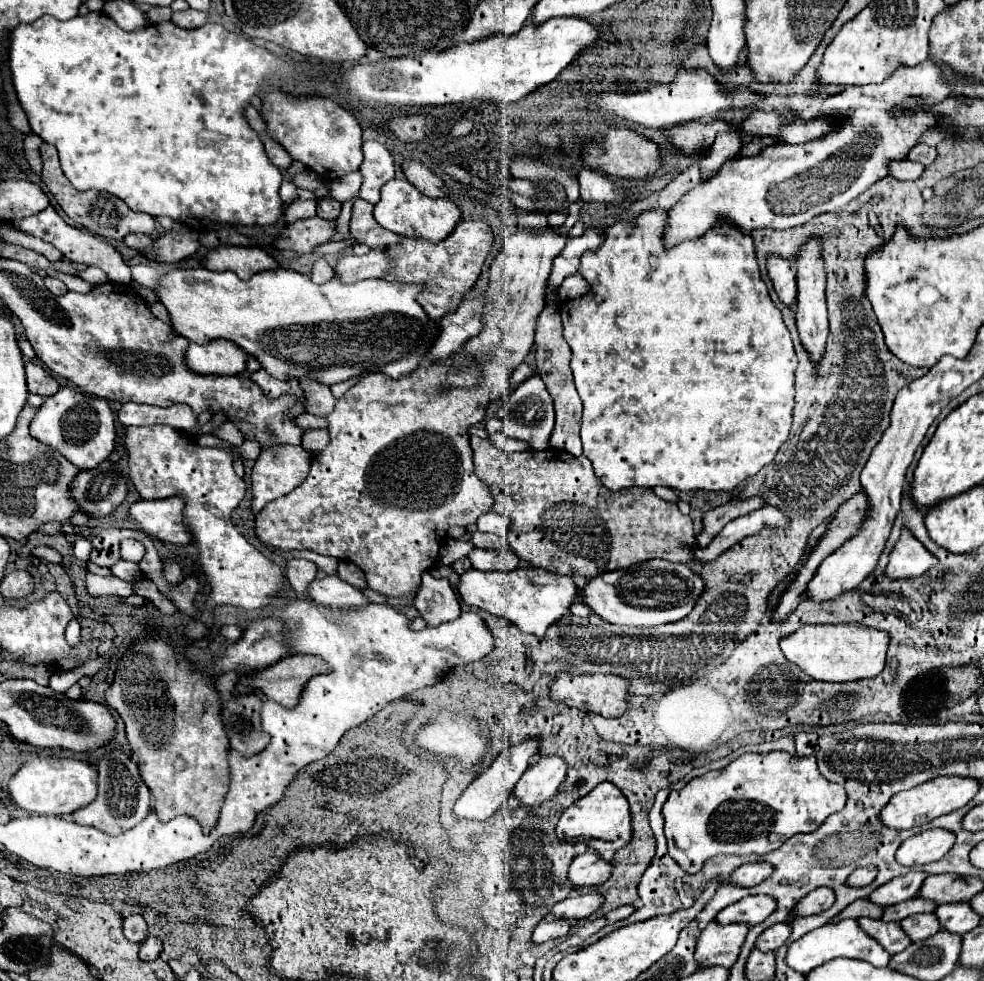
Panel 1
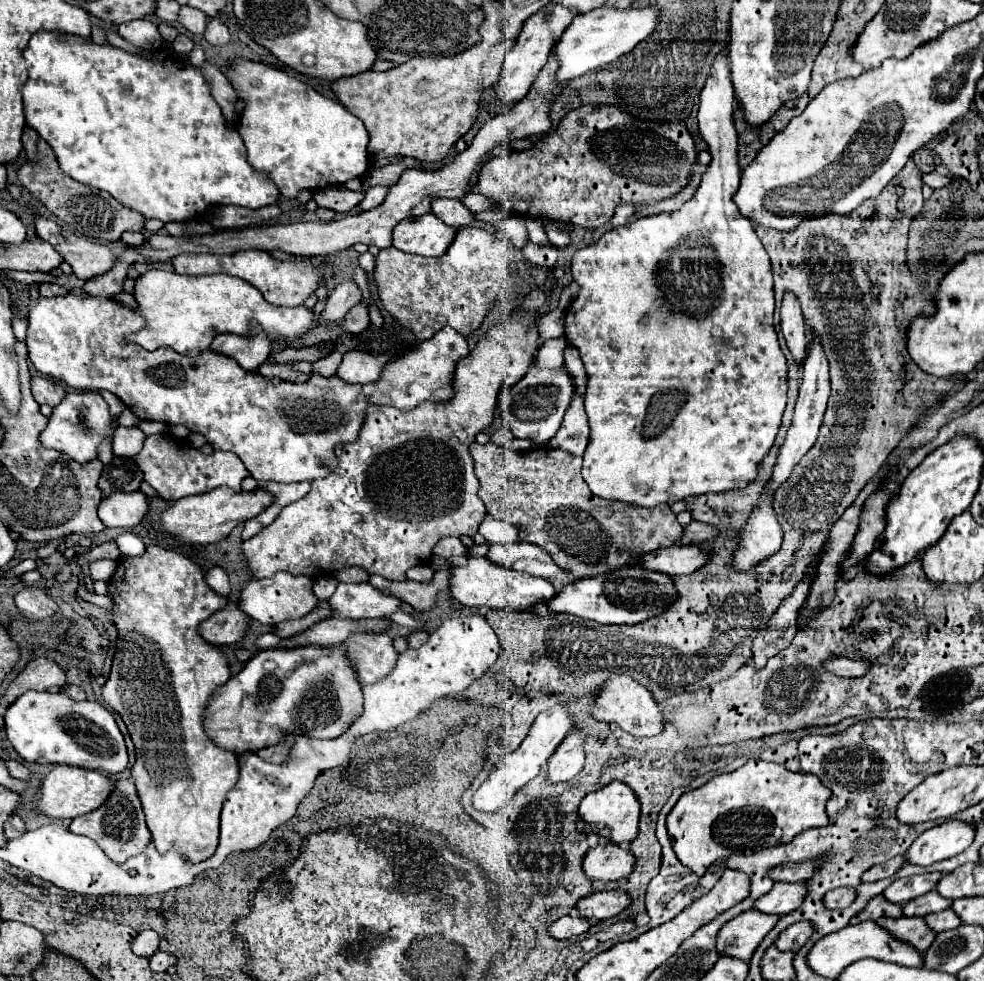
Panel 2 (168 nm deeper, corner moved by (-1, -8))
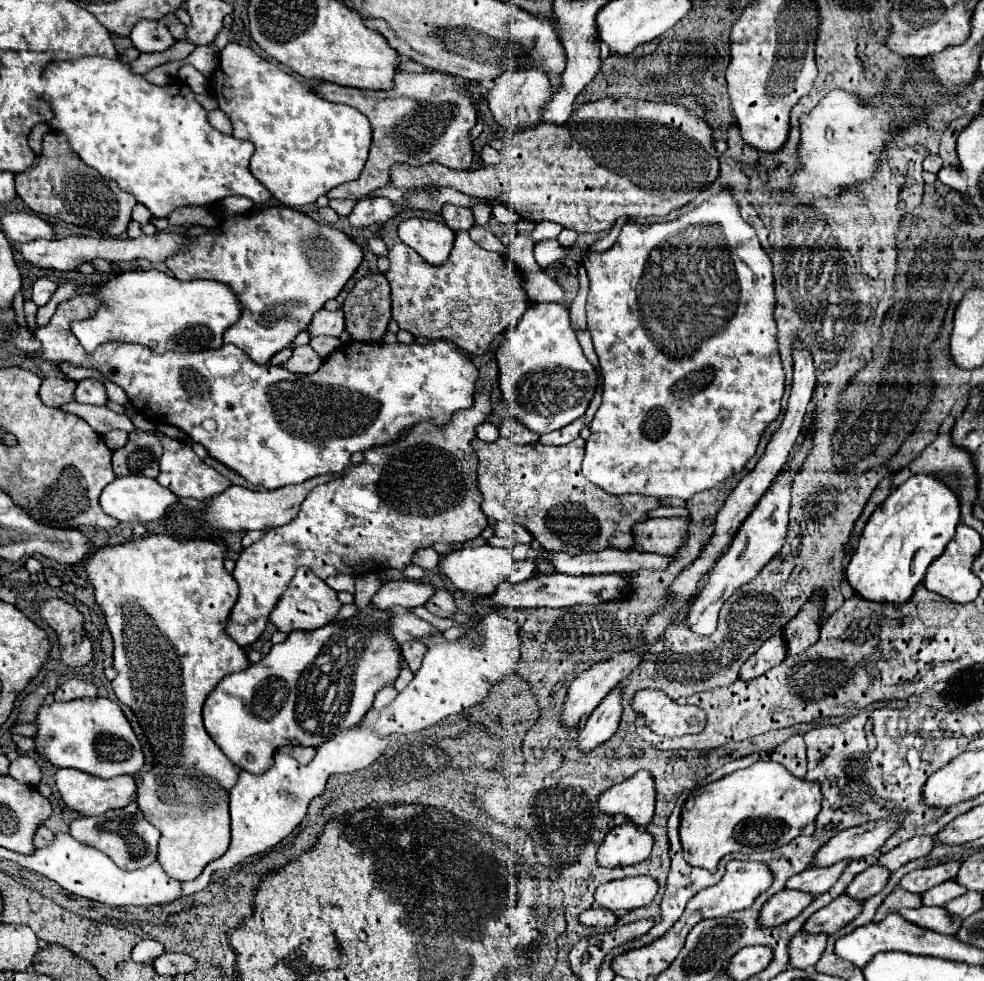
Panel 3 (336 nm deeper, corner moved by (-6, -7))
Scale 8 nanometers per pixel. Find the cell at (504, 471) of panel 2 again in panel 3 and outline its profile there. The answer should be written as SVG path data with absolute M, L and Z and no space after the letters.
M478 438L472 440L472 446L478 454L478 488L482 492L482 512L490 520L512 520L522 524L538 544L548 552L600 552L606 548L628 550L634 542L632 524L646 520L648 510L658 508L658 498L648 496L612 496L588 482L580 470L584 458L586 442L582 438L572 440L564 446L548 446L542 442L534 444L514 444L506 438L498 438L496 442L482 442Z

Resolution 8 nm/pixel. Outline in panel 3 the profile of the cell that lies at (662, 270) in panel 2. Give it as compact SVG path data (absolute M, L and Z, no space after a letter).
M728 190L716 194L706 200L692 212L680 216L674 222L658 222L658 224L624 224L616 244L608 252L594 254L590 252L584 260L584 268L588 272L590 290L586 302L588 314L588 332L592 334L592 342L600 360L600 370L604 378L602 404L590 424L590 438L586 442L586 456L582 462L584 476L600 486L608 494L646 494L646 496L674 496L688 500L692 494L708 490L718 482L738 474L746 460L754 456L760 436L768 422L772 422L780 412L780 398L784 394L784 370L780 364L778 342L776 342L776 322L774 322L774 290L772 290L772 262L764 254L756 232L740 218L740 210L736 210L736 202L728 198Z

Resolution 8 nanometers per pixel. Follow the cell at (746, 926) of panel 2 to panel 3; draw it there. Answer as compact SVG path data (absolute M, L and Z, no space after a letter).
M784 888L764 904L760 912L760 926L780 926L796 918L812 902L814 902L814 896L810 892Z

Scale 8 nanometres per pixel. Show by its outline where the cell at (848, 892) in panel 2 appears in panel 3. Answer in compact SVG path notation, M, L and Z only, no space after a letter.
M874 864L874 866L870 866L868 870L860 872L860 874L852 880L852 884L848 886L846 894L848 894L848 896L854 896L854 898L860 898L860 900L866 900L866 898L882 892L884 886L888 884L890 876L892 876L892 874L890 874L888 868L884 868L884 866L880 866L880 864Z

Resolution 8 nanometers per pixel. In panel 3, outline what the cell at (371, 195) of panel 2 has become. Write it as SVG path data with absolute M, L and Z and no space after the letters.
M374 196L366 198L354 206L352 214L348 216L350 224L356 228L368 228L374 224L386 224L388 220L396 218L396 210L388 198Z

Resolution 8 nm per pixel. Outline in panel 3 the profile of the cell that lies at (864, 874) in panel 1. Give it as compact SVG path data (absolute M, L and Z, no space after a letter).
M914 836L906 842L902 842L900 846L896 846L894 850L890 850L888 854L882 854L878 858L880 866L888 866L888 870L896 872L902 864L916 860L916 858L924 858L930 854L934 846L934 838L932 836Z

